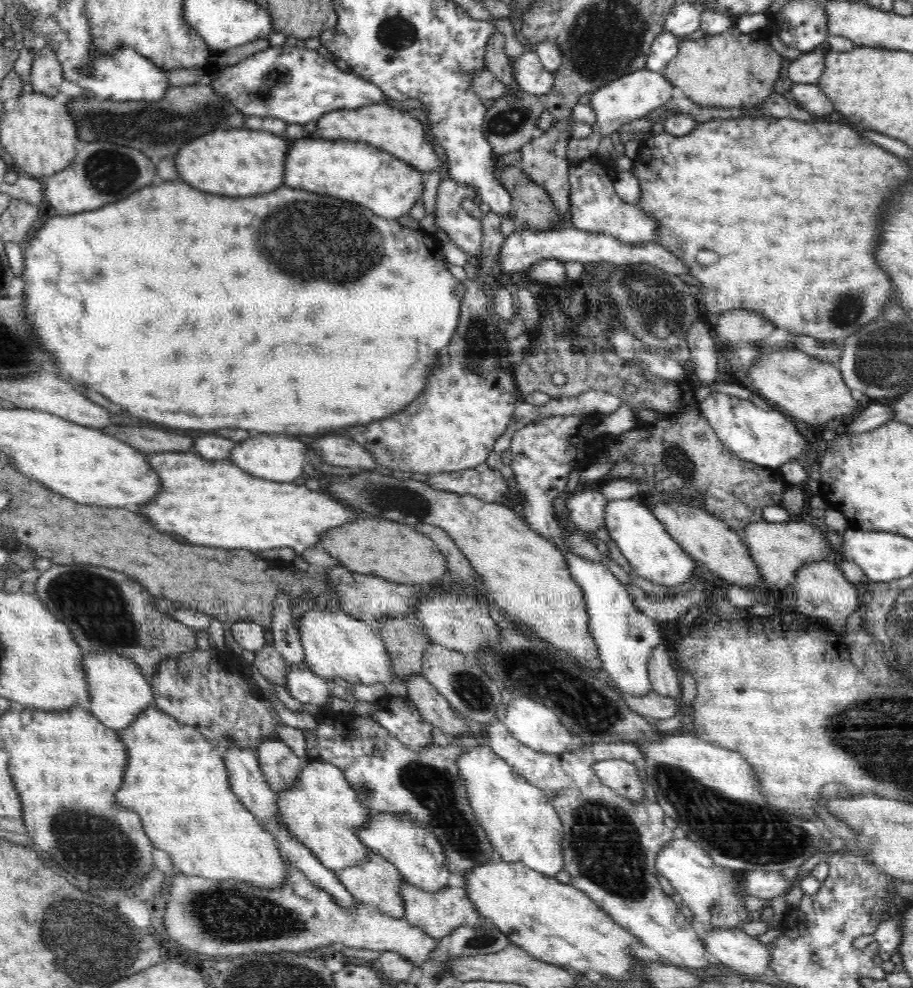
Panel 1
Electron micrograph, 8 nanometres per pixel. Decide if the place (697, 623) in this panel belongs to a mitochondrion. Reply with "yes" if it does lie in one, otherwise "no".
no

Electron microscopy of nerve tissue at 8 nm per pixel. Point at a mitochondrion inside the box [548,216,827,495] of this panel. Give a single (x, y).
(662, 310)

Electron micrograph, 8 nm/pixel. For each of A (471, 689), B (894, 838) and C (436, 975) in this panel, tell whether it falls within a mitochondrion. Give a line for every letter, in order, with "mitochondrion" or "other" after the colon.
A: mitochondrion
B: other
C: mitochondrion

